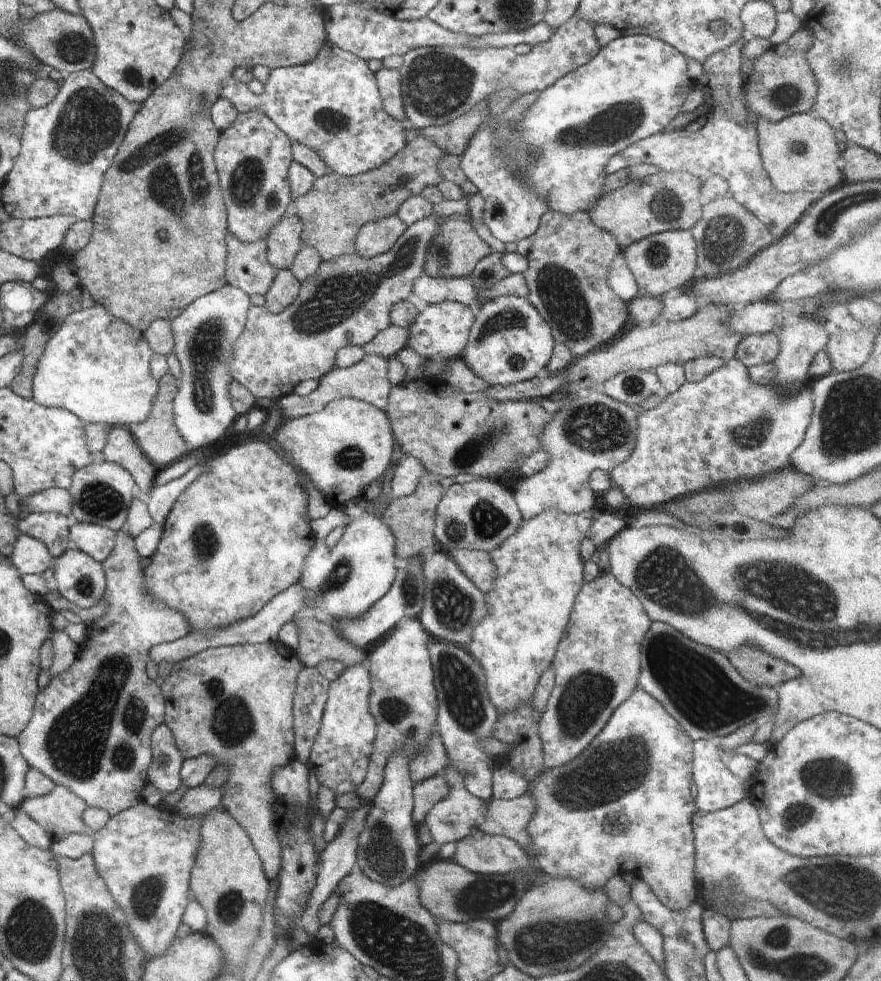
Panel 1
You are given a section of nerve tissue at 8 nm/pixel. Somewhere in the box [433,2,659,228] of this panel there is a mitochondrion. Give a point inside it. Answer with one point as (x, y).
(616, 125)

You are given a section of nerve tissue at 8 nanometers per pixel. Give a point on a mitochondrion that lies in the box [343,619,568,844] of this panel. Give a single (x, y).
(459, 683)

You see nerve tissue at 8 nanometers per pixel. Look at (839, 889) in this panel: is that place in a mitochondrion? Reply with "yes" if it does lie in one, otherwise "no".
yes

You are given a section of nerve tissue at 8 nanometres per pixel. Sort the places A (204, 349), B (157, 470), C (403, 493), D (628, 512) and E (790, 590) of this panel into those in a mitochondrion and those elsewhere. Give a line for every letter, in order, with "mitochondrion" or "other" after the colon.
A: mitochondrion
B: other
C: other
D: other
E: mitochondrion

